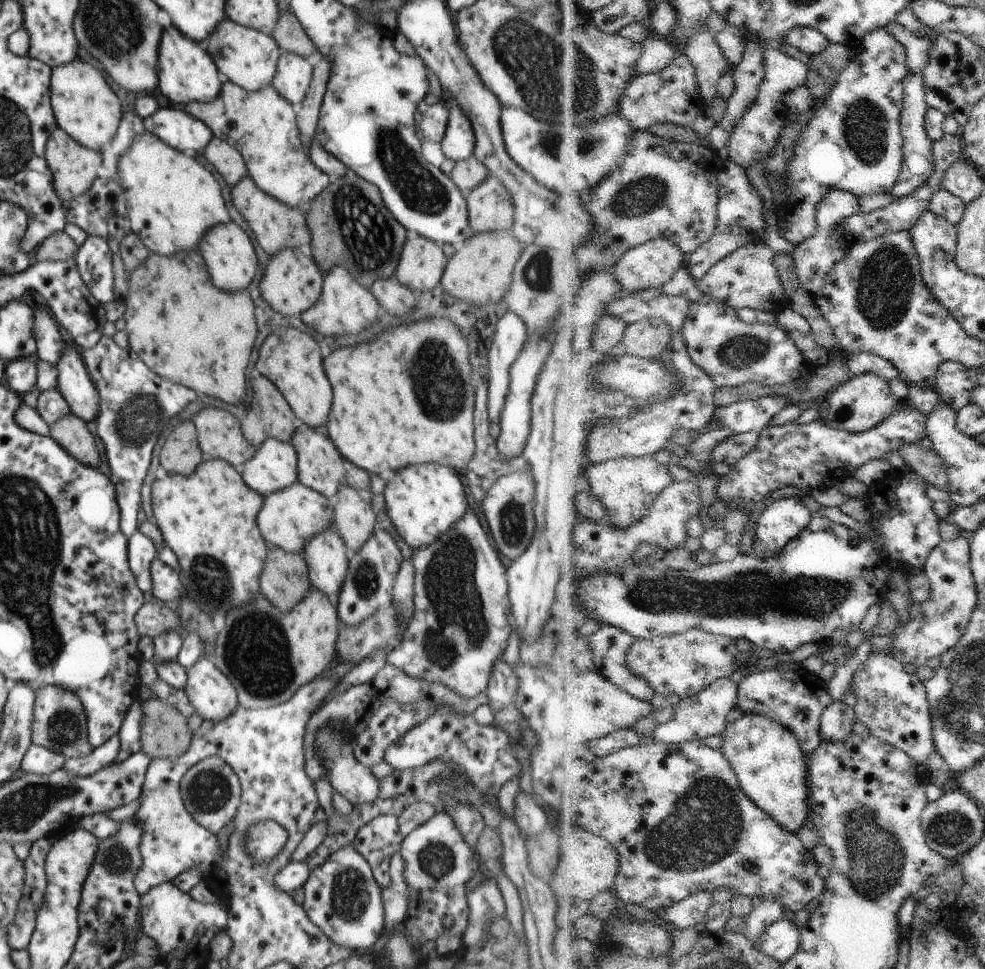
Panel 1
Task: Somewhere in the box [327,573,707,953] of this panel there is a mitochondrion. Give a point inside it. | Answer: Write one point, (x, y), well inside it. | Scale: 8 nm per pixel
(438, 859)

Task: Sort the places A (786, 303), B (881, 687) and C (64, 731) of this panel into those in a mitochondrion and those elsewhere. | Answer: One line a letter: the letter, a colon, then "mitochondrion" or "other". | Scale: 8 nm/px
A: other
B: other
C: mitochondrion

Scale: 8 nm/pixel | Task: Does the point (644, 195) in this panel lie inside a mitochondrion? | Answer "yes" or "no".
yes

